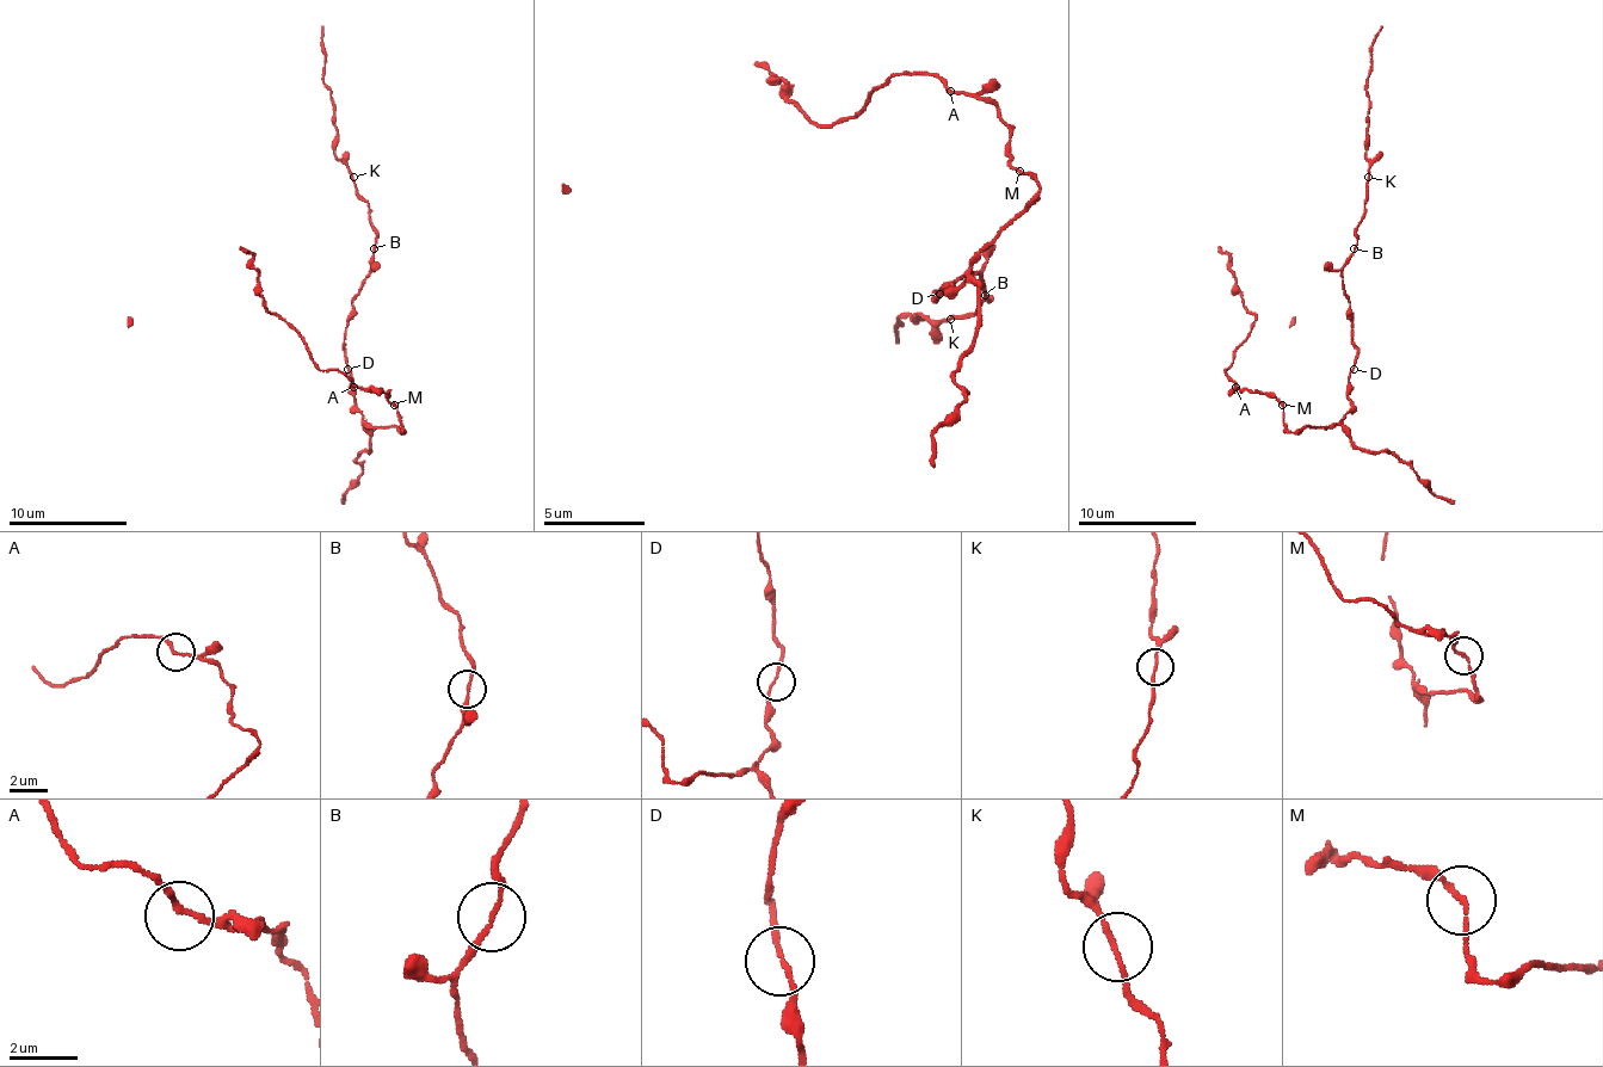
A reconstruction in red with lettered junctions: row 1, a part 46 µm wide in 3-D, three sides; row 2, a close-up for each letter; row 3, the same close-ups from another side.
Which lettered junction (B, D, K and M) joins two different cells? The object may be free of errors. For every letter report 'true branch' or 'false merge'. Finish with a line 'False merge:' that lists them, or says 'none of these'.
B: true branch
D: true branch
K: true branch
M: true branch
False merge: none of these

